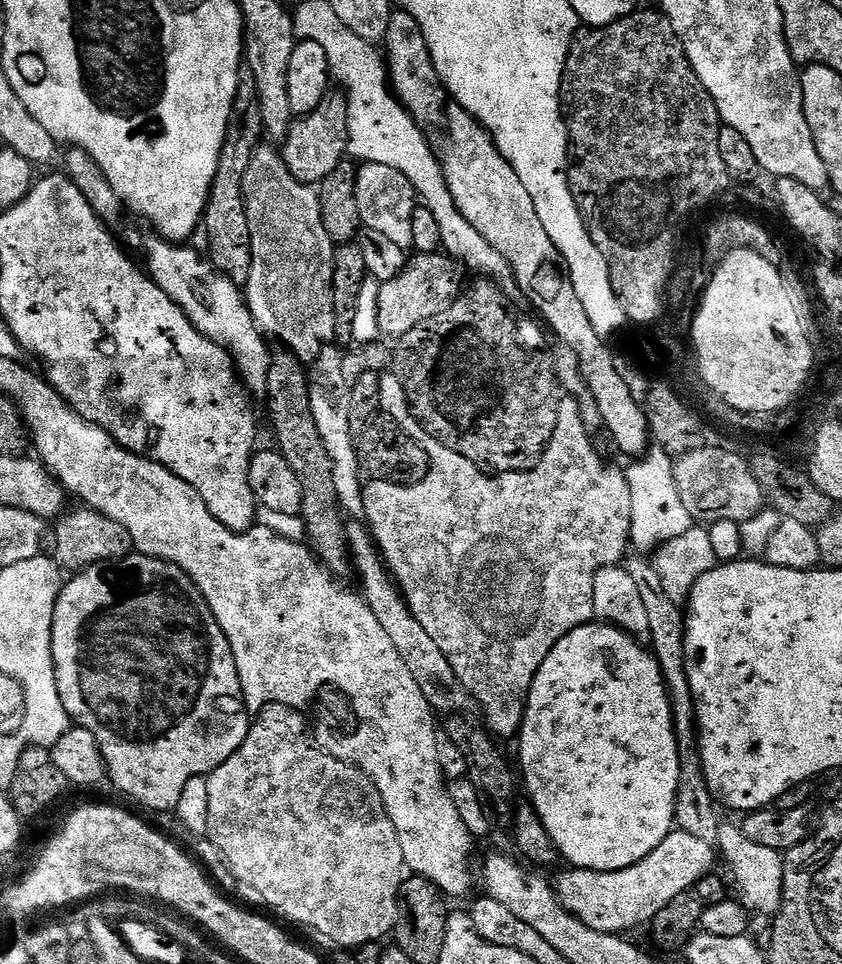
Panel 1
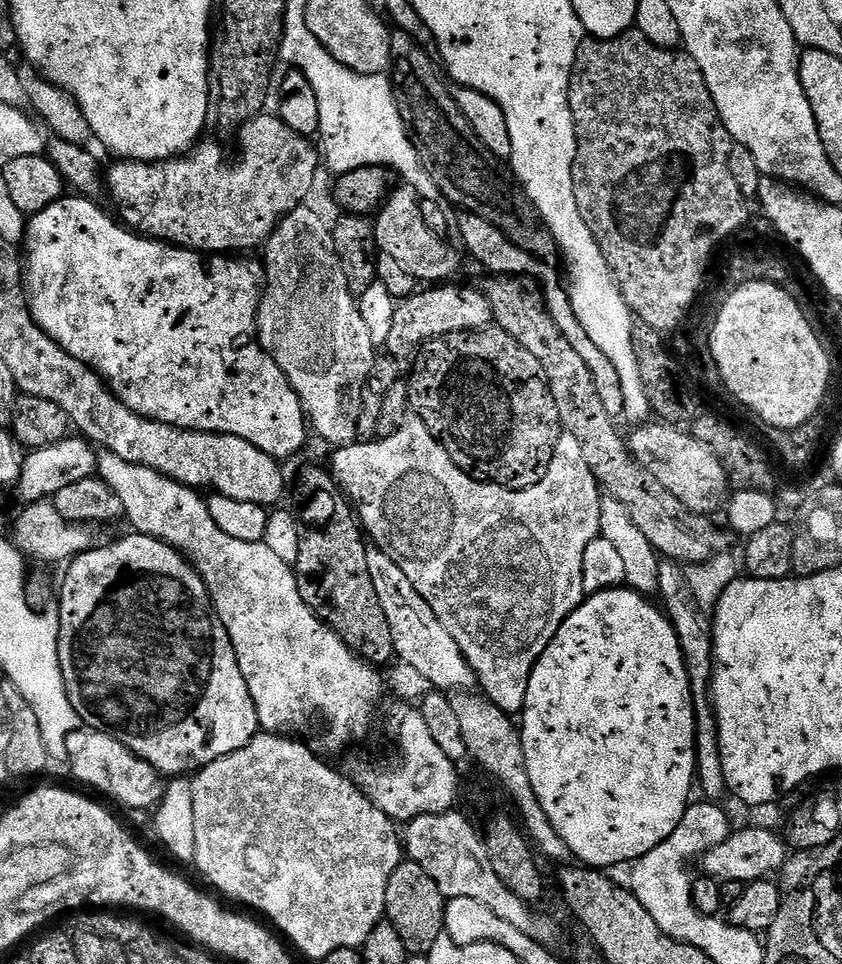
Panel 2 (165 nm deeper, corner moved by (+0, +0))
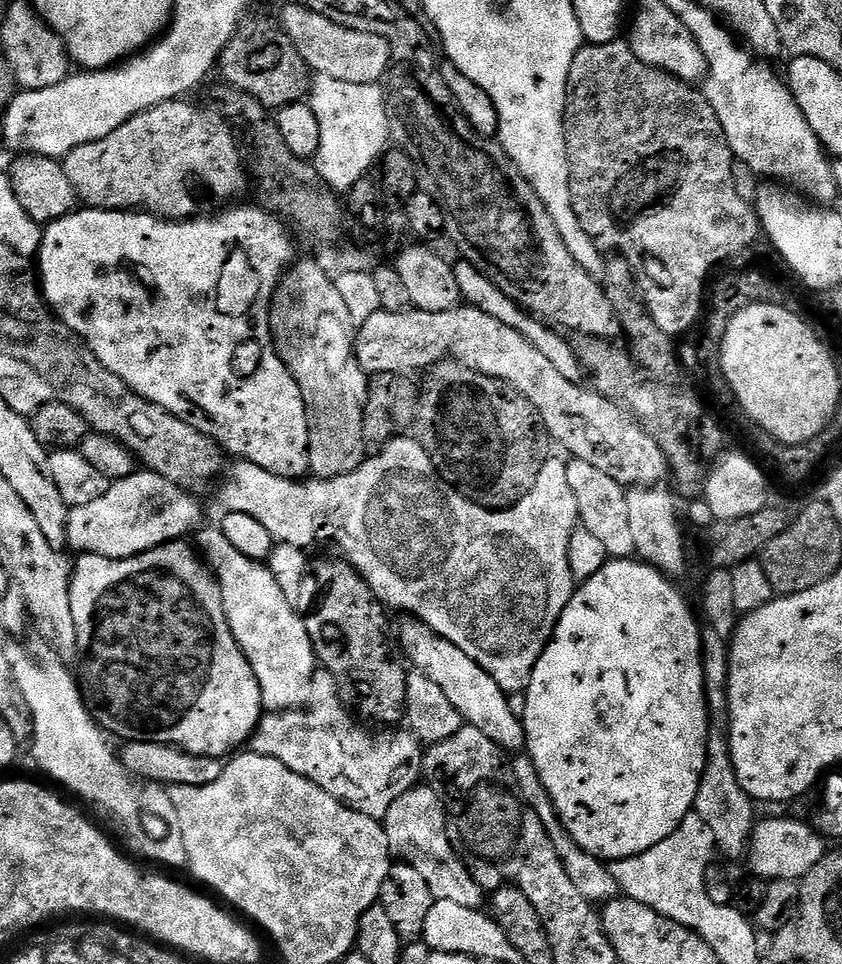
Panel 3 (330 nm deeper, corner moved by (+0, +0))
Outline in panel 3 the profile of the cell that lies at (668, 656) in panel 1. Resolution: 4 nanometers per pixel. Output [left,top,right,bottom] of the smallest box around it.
[568,459,636,560]

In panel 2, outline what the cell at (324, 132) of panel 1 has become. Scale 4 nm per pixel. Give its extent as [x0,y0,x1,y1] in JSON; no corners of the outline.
[106,115,322,254]

